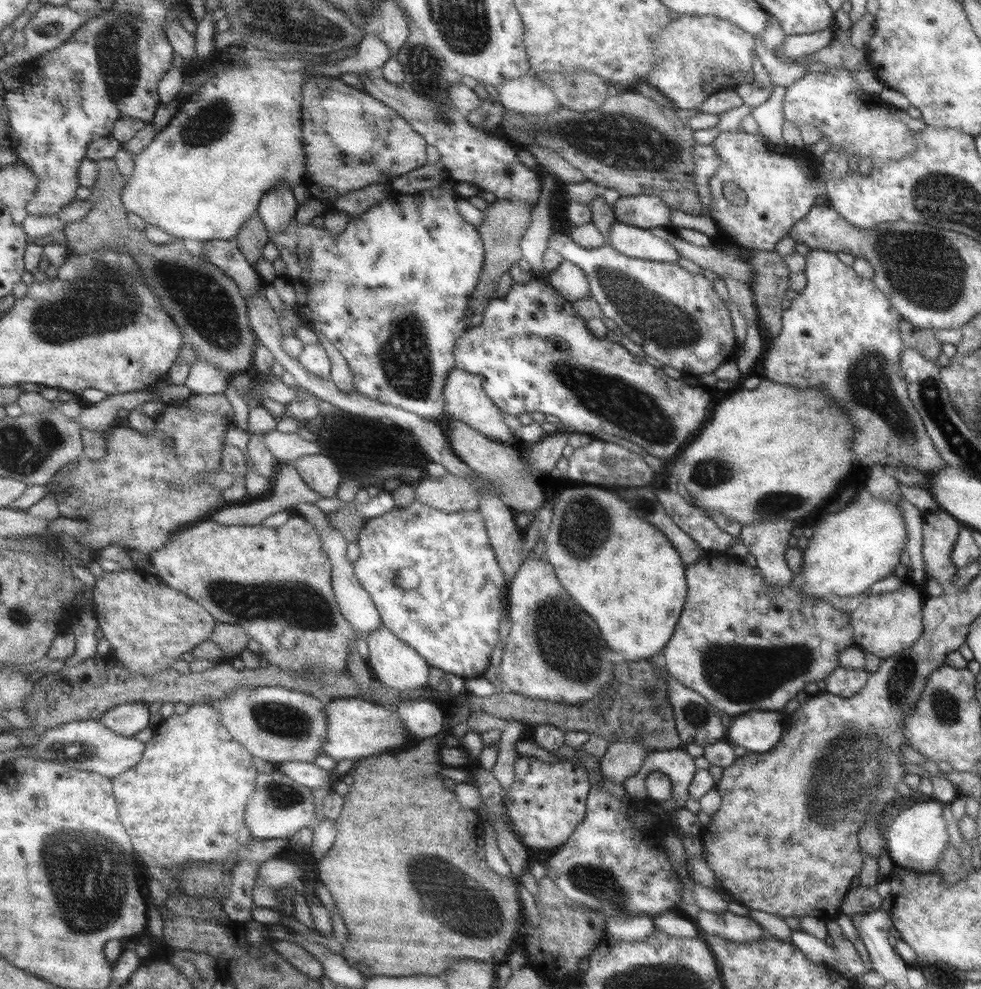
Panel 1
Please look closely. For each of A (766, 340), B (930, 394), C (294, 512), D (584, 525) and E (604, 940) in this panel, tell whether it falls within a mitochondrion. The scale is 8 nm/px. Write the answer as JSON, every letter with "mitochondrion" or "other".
{"A":"other","B":"mitochondrion","C":"other","D":"mitochondrion","E":"other"}

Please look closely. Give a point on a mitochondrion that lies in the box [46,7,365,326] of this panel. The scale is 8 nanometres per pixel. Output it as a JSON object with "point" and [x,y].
{"point":[115,44]}

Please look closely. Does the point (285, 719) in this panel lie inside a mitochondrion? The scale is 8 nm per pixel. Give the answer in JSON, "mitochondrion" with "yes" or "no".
{"mitochondrion":"yes"}

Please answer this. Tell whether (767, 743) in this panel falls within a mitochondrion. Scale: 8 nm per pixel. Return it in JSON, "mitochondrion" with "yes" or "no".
{"mitochondrion":"no"}

